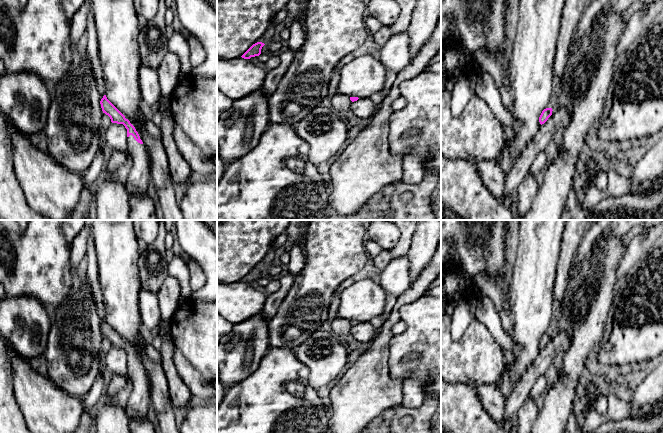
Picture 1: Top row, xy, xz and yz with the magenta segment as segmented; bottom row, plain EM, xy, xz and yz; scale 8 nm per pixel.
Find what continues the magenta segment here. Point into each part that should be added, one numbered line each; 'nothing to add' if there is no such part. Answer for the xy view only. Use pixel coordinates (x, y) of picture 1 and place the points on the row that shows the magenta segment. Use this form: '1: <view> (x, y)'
1: xy (139, 180)

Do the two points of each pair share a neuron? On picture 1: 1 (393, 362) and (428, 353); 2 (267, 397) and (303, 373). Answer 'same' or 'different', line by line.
1: same
2: same

